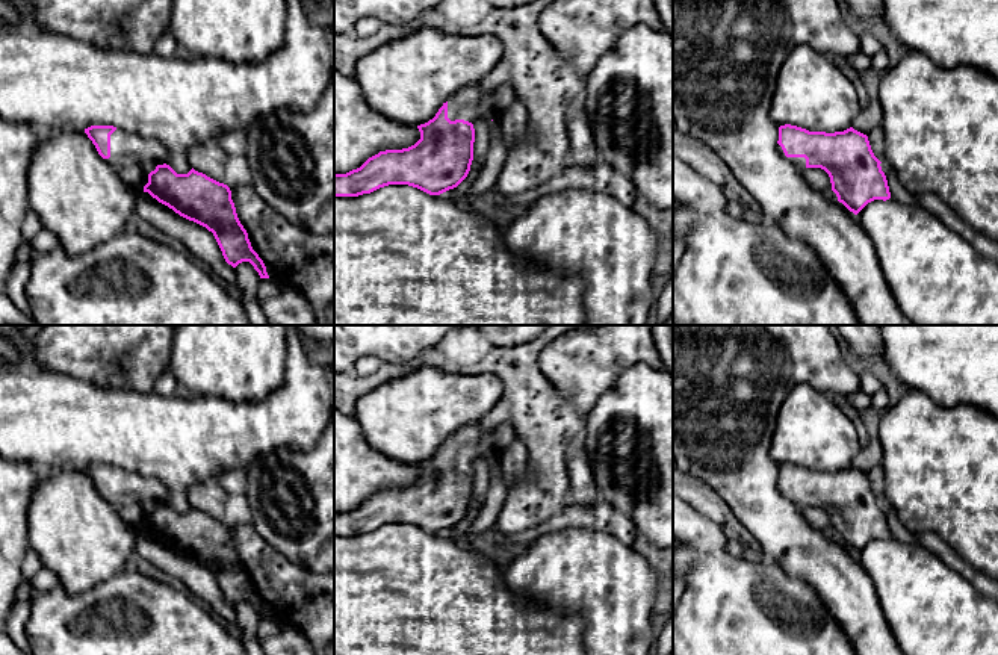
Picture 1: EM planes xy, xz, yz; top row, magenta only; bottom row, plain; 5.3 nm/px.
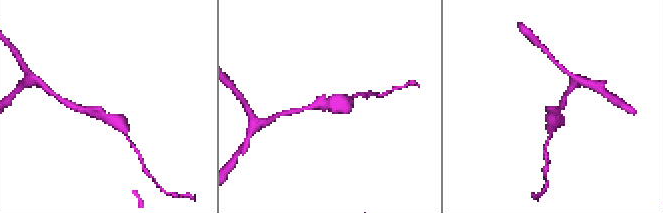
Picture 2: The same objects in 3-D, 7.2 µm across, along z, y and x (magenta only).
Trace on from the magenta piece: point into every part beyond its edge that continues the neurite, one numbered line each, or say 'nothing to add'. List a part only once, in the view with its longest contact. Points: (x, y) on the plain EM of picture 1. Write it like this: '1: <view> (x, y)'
1: xz (469, 442)

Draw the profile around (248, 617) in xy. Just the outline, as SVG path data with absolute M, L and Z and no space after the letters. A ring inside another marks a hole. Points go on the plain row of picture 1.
M242 601L236 607L237 625L246 655L266 655L259 641L260 614L250 601Z

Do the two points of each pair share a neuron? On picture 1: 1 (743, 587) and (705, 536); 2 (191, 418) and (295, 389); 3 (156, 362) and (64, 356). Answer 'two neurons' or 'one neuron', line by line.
1: one neuron
2: one neuron
3: one neuron

